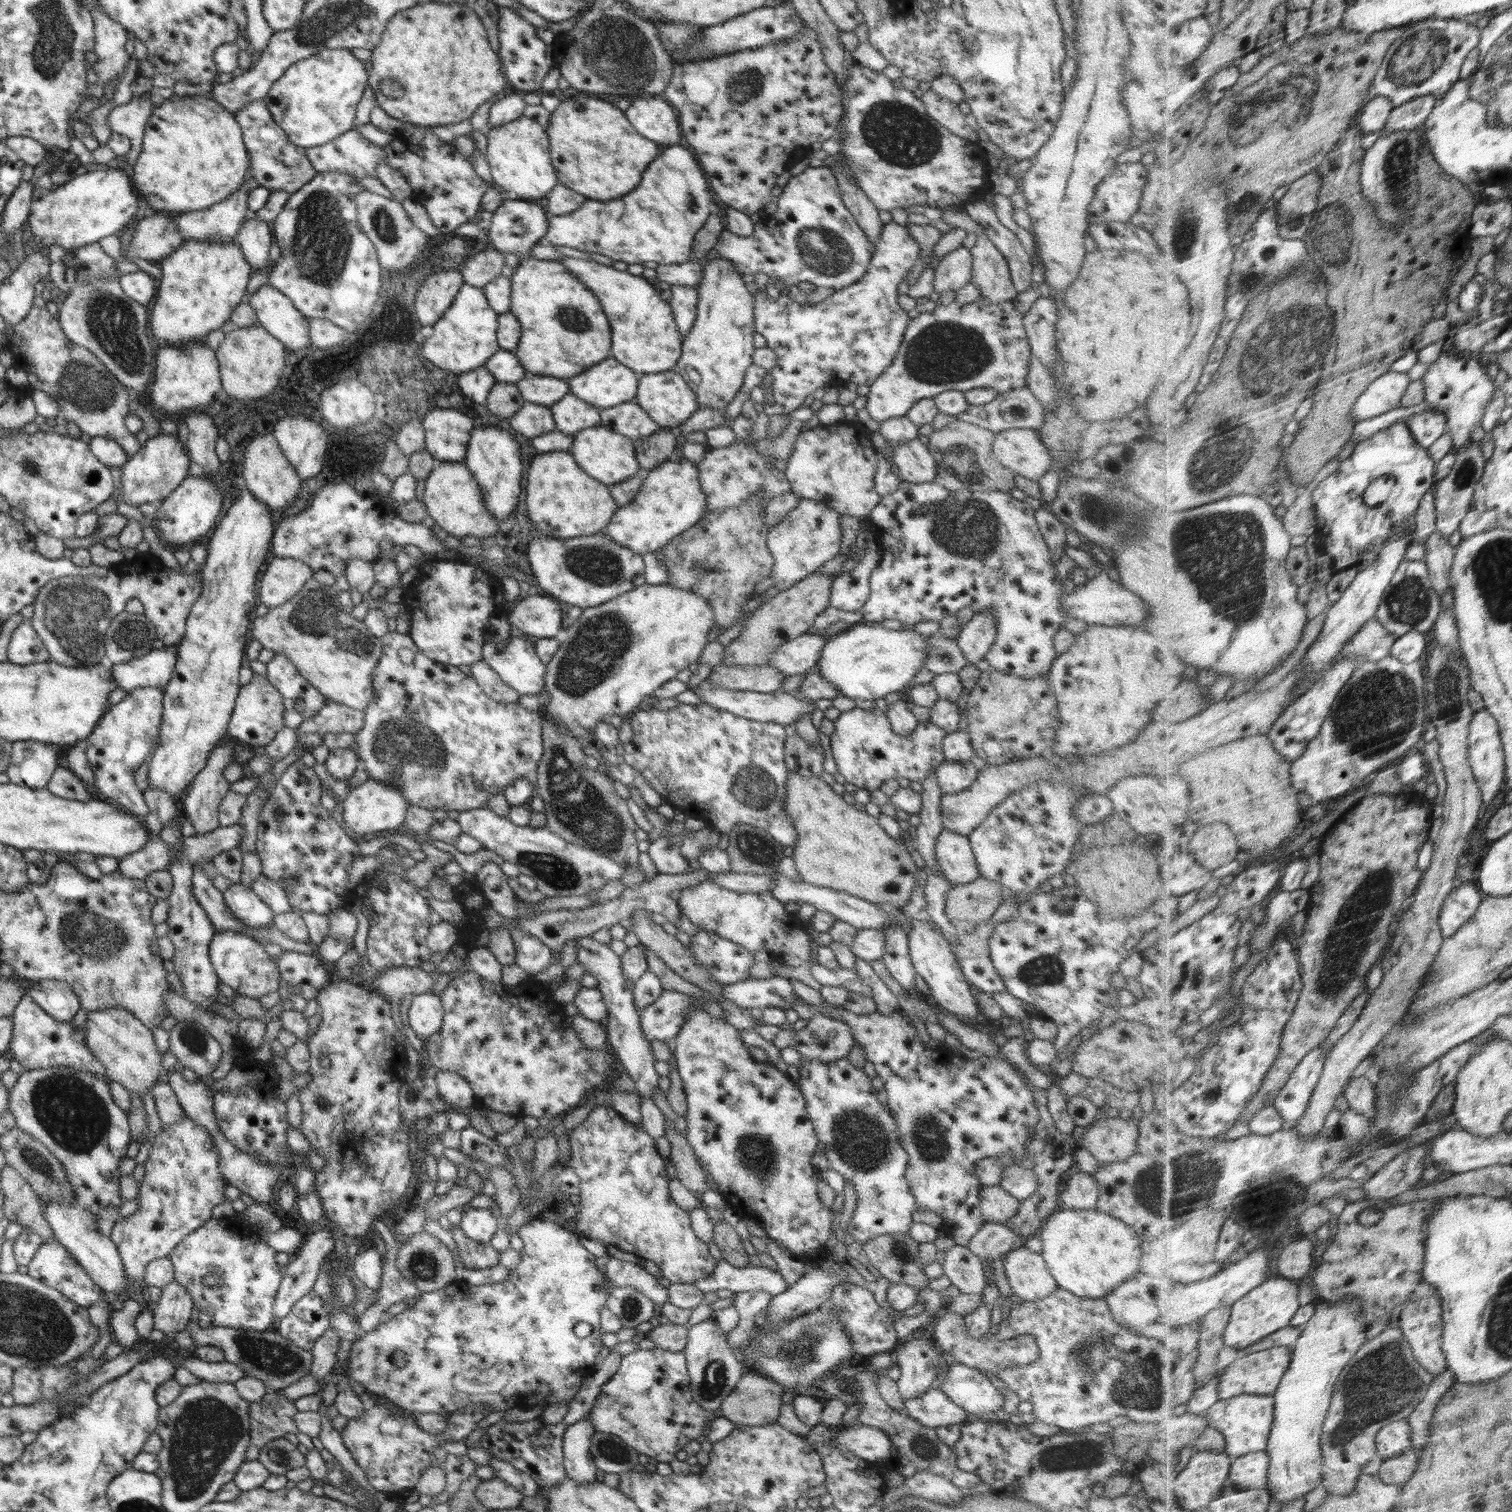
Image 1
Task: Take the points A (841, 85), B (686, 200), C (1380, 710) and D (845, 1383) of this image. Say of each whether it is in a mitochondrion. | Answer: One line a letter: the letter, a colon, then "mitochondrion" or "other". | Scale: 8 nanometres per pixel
A: other
B: mitochondrion
C: mitochondrion
D: mitochondrion

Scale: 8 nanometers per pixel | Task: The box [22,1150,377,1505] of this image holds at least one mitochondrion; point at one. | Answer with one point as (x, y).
(204, 1435)

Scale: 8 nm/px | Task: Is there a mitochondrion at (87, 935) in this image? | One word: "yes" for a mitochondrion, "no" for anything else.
yes

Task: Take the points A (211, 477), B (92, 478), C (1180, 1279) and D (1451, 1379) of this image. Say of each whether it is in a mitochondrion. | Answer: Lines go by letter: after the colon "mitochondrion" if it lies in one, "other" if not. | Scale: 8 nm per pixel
A: other
B: mitochondrion
C: other
D: other

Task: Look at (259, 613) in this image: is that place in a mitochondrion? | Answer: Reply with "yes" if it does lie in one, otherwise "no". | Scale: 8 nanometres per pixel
no

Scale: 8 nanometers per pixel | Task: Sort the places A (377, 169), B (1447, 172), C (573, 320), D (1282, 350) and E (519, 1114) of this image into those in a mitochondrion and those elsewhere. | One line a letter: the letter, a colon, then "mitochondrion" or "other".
A: other
B: other
C: mitochondrion
D: mitochondrion
E: other

